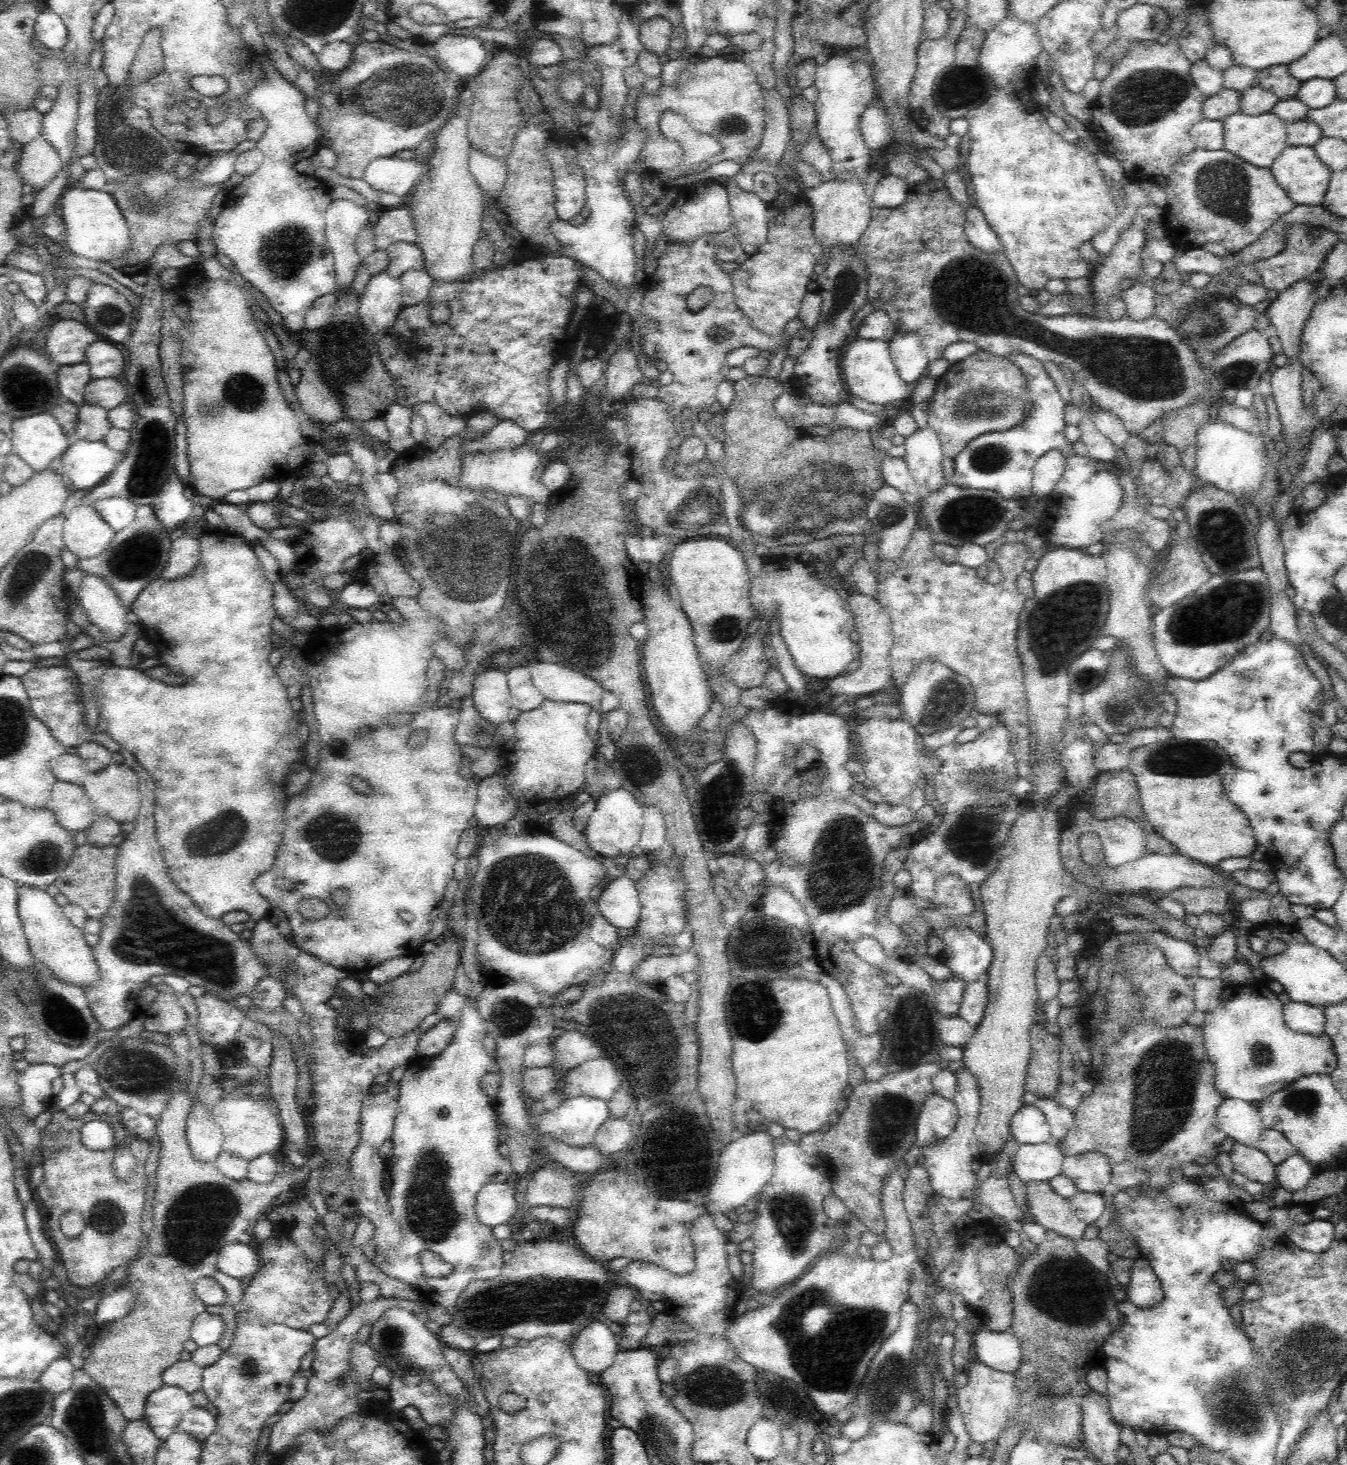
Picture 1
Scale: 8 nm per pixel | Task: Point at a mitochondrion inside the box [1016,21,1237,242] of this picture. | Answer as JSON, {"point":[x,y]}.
{"point":[1139,100]}

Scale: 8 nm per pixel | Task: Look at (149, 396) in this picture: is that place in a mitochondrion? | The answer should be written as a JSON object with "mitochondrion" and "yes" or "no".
{"mitochondrion":"yes"}

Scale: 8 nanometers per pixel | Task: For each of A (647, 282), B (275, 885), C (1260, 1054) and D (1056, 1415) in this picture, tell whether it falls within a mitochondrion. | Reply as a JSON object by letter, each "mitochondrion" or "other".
{"A":"other","B":"other","C":"mitochondrion","D":"mitochondrion"}

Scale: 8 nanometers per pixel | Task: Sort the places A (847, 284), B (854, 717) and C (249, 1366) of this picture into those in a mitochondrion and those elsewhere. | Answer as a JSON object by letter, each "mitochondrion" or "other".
{"A":"mitochondrion","B":"other","C":"mitochondrion"}

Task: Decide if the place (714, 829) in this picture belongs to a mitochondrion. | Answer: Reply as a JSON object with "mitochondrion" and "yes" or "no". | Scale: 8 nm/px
{"mitochondrion":"yes"}

